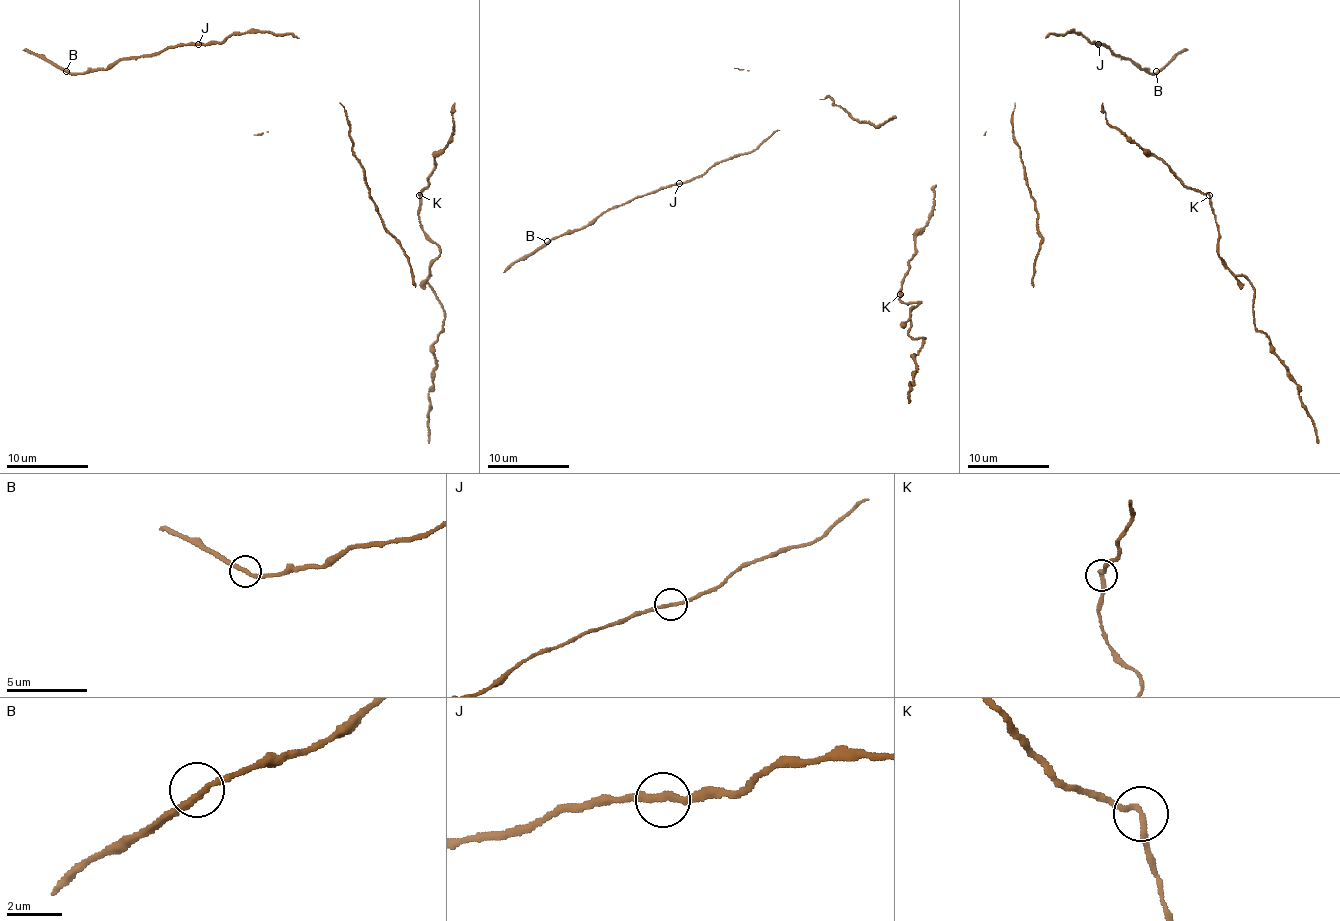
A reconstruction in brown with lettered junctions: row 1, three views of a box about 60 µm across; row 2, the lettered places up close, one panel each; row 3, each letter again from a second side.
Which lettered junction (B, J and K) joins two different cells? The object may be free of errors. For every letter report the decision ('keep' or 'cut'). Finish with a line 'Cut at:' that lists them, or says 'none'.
B: keep
J: keep
K: keep
Cut at: none

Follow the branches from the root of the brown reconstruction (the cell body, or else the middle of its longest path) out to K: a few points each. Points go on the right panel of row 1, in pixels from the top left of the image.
K: (1103, 104), (1105, 119), (1113, 127), (1121, 129), (1152, 156), (1156, 156), (1187, 187), (1210, 195)

